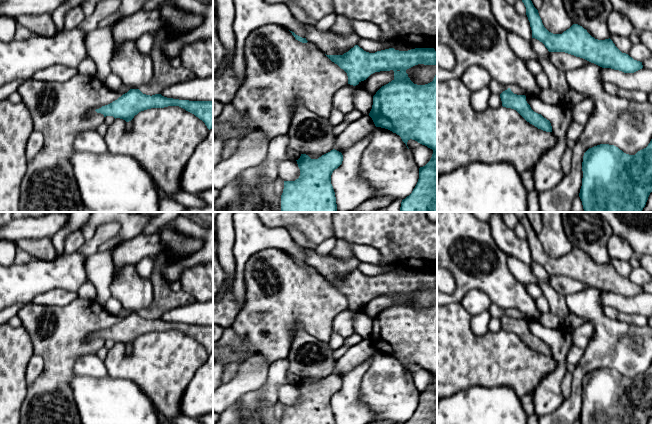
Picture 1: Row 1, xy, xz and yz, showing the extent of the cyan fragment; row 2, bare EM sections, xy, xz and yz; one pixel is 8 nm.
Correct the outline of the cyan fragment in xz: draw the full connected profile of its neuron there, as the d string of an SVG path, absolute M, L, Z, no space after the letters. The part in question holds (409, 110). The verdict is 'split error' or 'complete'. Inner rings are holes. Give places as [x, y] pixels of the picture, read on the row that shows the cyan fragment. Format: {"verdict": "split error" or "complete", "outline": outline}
{"verdict": "complete", "outline": "M355 45L343 55L326 55L343 69L348 76L348 84L356 86L371 74L380 71L394 71L394 79L382 86L373 96L369 113L376 127L381 127L399 135L406 144L412 139L433 150L430 161L419 168L419 179L412 193L401 202L400 212L437 212L437 74L432 82L425 85L414 84L406 70L418 65L437 65L434 48L415 48L399 51L389 48L375 53L364 51Z"}

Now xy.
{"verdict": "complete", "outline": "M130 89L112 103L95 111L106 116L131 121L139 112L151 108L179 106L202 120L207 128L213 128L213 101L189 101L167 98L161 94L146 95L139 89Z"}

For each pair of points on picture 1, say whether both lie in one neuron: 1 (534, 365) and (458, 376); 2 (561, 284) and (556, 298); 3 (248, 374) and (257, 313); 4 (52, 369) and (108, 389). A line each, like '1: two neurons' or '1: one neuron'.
1: one neuron
2: two neurons
3: two neurons
4: two neurons

